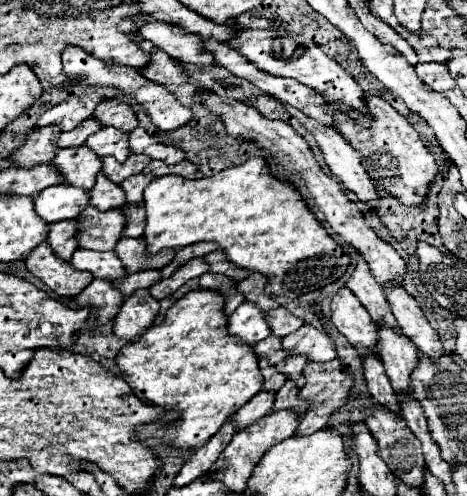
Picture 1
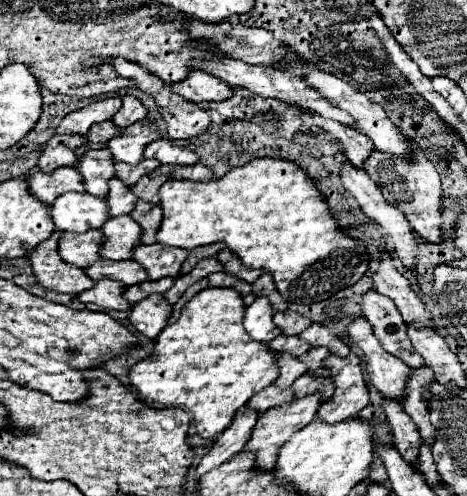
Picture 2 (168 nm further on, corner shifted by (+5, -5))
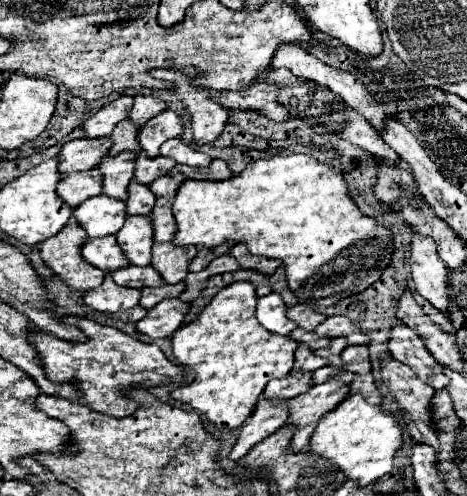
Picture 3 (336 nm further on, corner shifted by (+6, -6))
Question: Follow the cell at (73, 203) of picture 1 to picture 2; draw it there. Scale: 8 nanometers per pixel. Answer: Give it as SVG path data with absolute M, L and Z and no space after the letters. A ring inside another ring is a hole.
M63 193L59 195L59 199L55 199L55 203L49 205L49 215L55 223L55 227L59 231L75 231L75 233L83 233L87 229L99 229L105 221L107 221L107 205L101 197L89 195L89 193Z

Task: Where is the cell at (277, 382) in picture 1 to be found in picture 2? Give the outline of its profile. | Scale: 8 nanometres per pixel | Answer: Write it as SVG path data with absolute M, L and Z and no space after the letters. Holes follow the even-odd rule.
M279 353L279 357L275 361L279 367L279 377L275 379L273 385L279 389L287 389L297 377L307 373L307 367L291 353Z

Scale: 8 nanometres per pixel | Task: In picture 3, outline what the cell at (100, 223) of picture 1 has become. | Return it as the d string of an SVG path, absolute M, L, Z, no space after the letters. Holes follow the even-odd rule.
M128 216L122 230L116 234L118 244L130 264L148 266L152 260L154 246L154 228L150 216Z

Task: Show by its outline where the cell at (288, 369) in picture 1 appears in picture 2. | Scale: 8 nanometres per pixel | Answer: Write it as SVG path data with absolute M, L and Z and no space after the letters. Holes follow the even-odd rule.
M313 347L313 349L309 349L307 353L303 353L303 355L299 357L299 361L309 367L309 371L307 371L309 375L313 375L313 377L317 377L317 375L319 375L319 377L325 377L327 371L321 367L321 365L323 365L321 361L323 361L327 355L329 355L329 351L327 351L325 347Z

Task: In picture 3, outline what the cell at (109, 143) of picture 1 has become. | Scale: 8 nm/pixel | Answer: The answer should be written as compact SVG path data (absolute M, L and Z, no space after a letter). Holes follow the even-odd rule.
M166 110L158 116L154 116L150 122L146 122L140 130L140 146L150 158L156 158L160 154L160 146L170 140L178 138L184 132L184 122L178 118L176 112Z

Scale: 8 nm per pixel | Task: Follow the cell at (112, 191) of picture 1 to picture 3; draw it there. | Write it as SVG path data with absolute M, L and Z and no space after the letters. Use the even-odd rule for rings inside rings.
M136 180L130 182L128 200L126 200L128 214L150 214L154 208L154 202L156 202L156 196L152 194L152 190L148 186L144 186Z

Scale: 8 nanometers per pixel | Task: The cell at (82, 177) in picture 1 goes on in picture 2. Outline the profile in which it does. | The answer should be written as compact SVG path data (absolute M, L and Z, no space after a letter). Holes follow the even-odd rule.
M109 149L87 151L83 157L79 157L79 163L75 163L75 169L83 175L83 185L87 193L97 197L107 195L109 191L107 181L115 175Z

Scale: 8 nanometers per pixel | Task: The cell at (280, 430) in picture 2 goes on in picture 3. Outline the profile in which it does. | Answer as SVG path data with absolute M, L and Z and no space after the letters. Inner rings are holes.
M330 380L318 386L312 386L308 392L298 394L288 400L290 406L290 418L288 424L294 424L294 438L290 442L290 452L302 452L310 444L310 432L314 432L314 424L330 412L330 408L336 408L350 392L350 386L342 380Z

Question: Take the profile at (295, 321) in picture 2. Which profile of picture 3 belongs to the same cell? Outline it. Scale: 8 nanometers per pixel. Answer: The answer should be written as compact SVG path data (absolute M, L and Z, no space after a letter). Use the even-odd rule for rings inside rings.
M296 304L296 306L288 308L288 318L294 320L304 330L314 330L318 324L322 324L326 320L324 314L314 312L308 304Z

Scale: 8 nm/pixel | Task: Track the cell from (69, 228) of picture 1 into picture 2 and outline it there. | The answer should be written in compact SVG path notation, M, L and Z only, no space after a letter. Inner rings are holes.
M91 229L85 233L63 233L59 239L59 255L77 267L87 267L99 259L101 231Z

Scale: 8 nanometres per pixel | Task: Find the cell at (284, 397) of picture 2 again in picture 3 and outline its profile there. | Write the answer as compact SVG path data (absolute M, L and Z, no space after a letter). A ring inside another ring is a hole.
M304 372L304 374L290 374L278 380L270 380L266 390L264 390L264 398L294 398L296 394L306 392L312 386L312 372Z

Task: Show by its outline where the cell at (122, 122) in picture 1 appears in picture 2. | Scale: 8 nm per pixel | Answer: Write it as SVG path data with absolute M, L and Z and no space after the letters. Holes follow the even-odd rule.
M123 97L123 105L121 109L111 117L111 121L117 125L117 127L127 127L135 121L143 121L147 117L147 109L143 107L143 103L135 97Z

